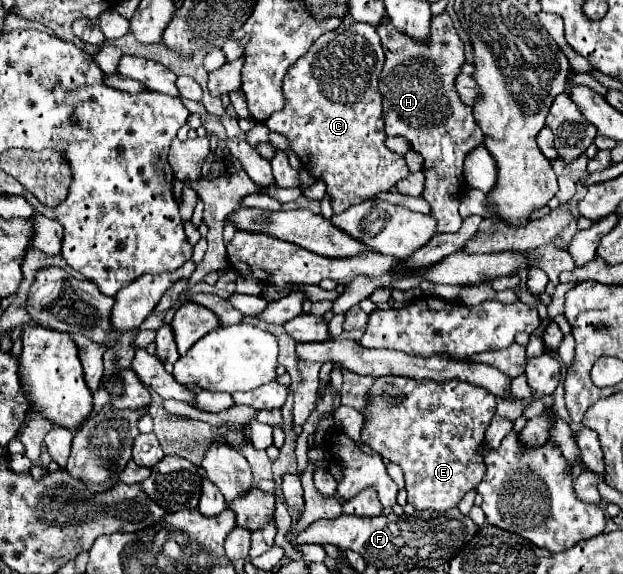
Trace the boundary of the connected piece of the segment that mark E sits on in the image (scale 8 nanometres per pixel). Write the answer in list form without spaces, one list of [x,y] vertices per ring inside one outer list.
[[[379,377],[369,391],[369,407],[363,413],[365,425],[361,431],[361,439],[381,457],[397,463],[405,473],[407,483],[407,503],[411,503],[419,511],[447,511],[459,505],[463,495],[471,489],[477,489],[485,475],[483,457],[477,455],[477,449],[483,445],[485,429],[495,415],[497,397],[491,395],[485,387],[449,379],[447,383],[439,383],[433,379],[411,379],[411,377]]]

